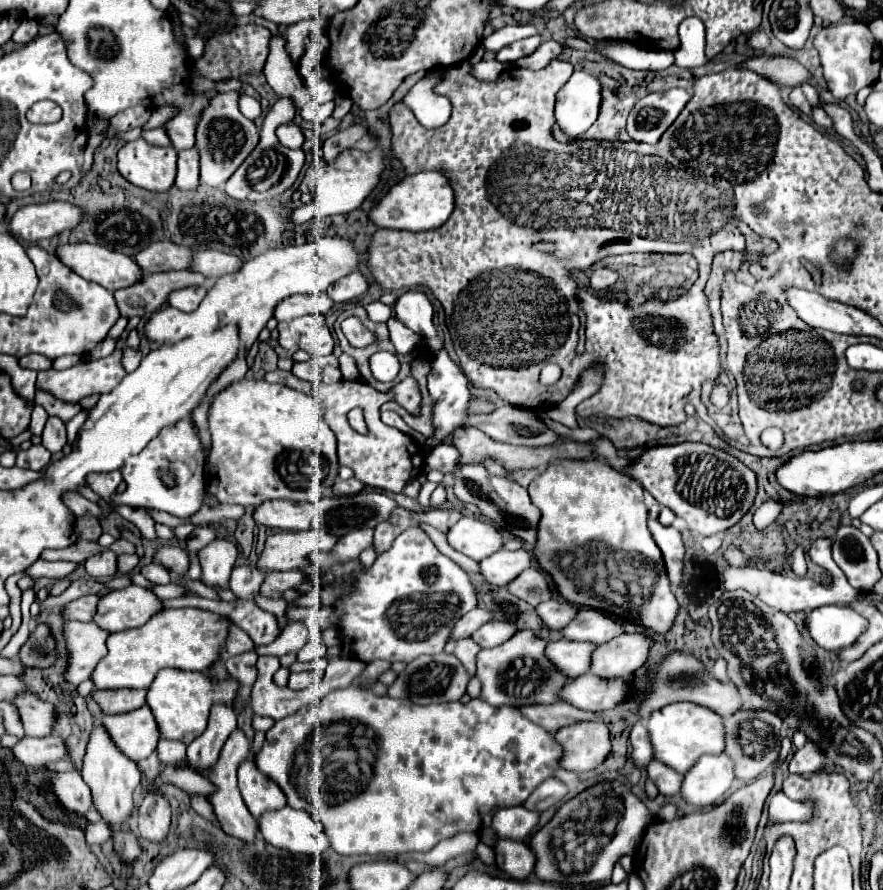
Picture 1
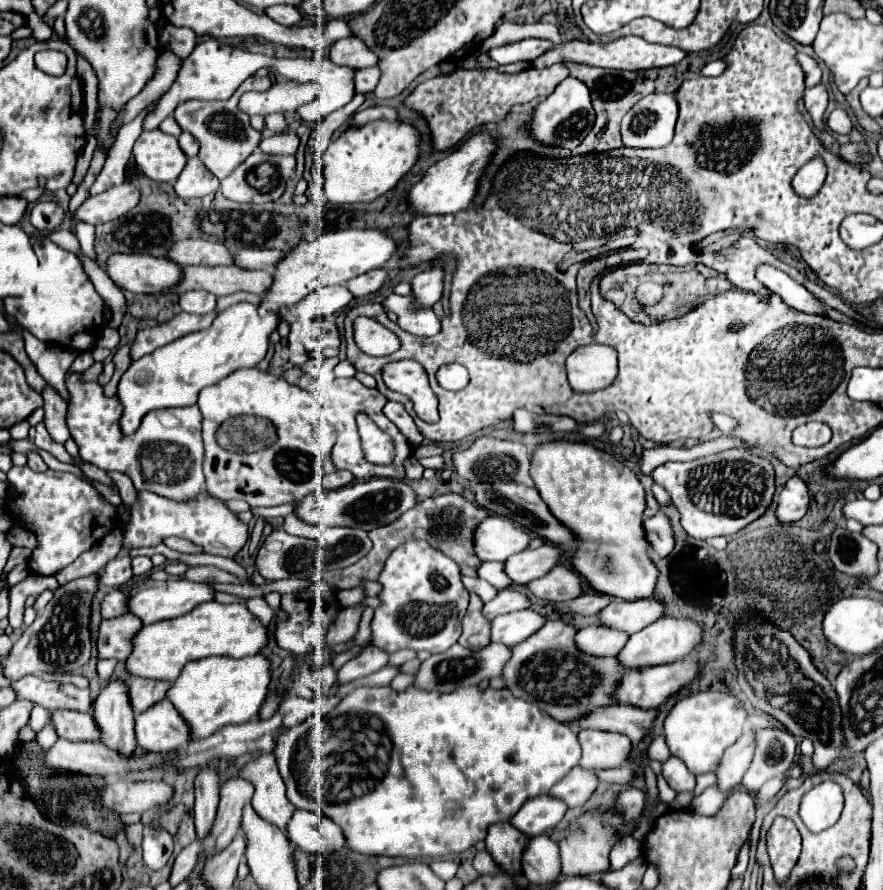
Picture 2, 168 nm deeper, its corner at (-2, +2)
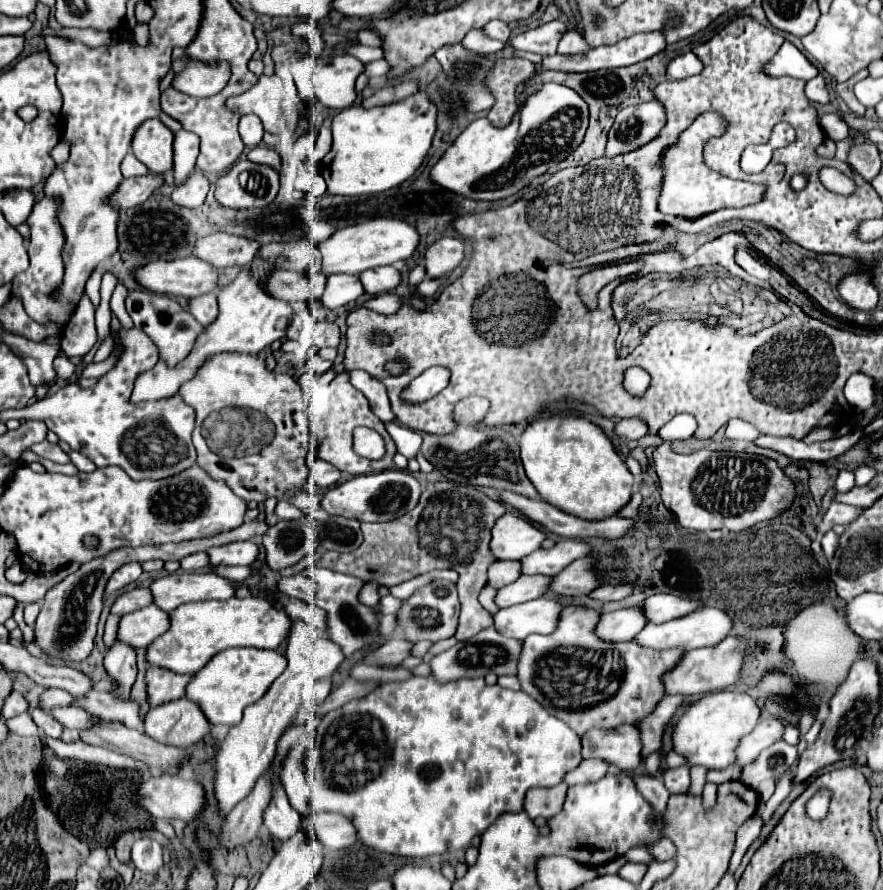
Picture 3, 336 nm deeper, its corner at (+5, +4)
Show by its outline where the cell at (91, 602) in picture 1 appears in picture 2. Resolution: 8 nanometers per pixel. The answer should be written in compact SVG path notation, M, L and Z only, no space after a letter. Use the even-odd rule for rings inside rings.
M110 590L100 604L100 614L102 618L116 618L120 614L126 614L126 604L128 604L128 598L124 592Z

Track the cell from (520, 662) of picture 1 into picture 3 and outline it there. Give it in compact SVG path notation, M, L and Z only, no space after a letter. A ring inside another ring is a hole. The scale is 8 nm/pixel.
M585 606L563 608L561 622L553 634L547 634L547 636L533 634L533 636L525 638L519 672L517 672L523 692L537 698L537 702L541 702L541 706L545 706L545 710L549 710L549 714L567 722L567 726L571 726L579 736L583 736L591 728L613 730L621 724L637 724L639 720L647 718L655 710L655 706L661 702L661 698L665 696L663 676L669 674L677 666L681 656L685 654L685 650L681 650L681 648L653 650L653 648L637 644L635 640L605 642L595 634L599 618L601 618L599 612L585 608Z

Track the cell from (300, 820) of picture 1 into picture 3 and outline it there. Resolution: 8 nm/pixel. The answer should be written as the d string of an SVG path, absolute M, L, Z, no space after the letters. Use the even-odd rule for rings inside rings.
M313 814L303 822L303 826L305 830L317 834L317 838L327 850L349 848L357 842L357 830L353 822L341 814Z

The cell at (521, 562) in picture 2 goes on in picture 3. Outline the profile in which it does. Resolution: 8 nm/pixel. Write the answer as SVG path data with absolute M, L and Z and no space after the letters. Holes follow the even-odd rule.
M561 540L551 550L539 548L521 560L523 574L559 574L573 560L583 558L591 552L591 546L583 540Z

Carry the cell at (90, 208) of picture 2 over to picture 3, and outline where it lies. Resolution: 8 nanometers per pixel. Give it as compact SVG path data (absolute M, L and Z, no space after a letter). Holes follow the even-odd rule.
M145 174L145 176L137 176L137 178L125 178L117 190L117 194L113 198L109 198L109 202L113 202L113 206L125 210L125 208L133 208L143 204L157 188L161 188L165 182L163 174Z

